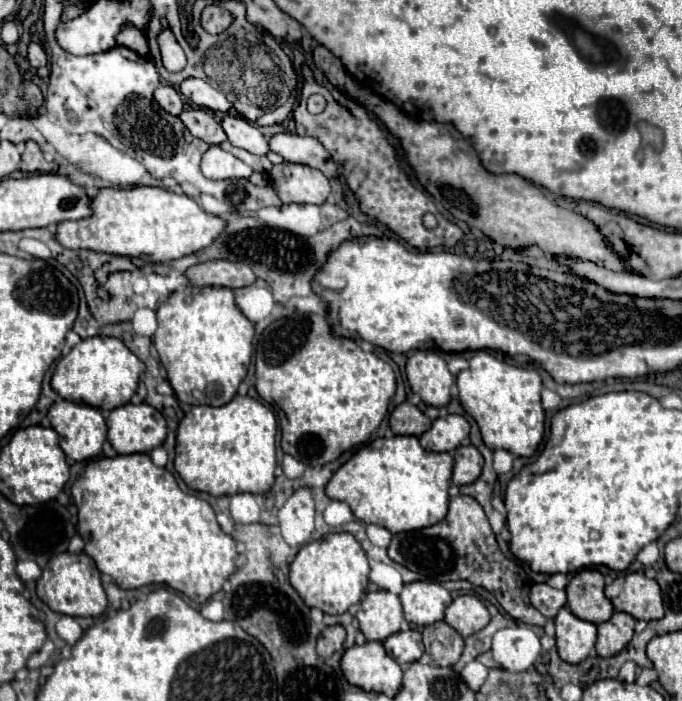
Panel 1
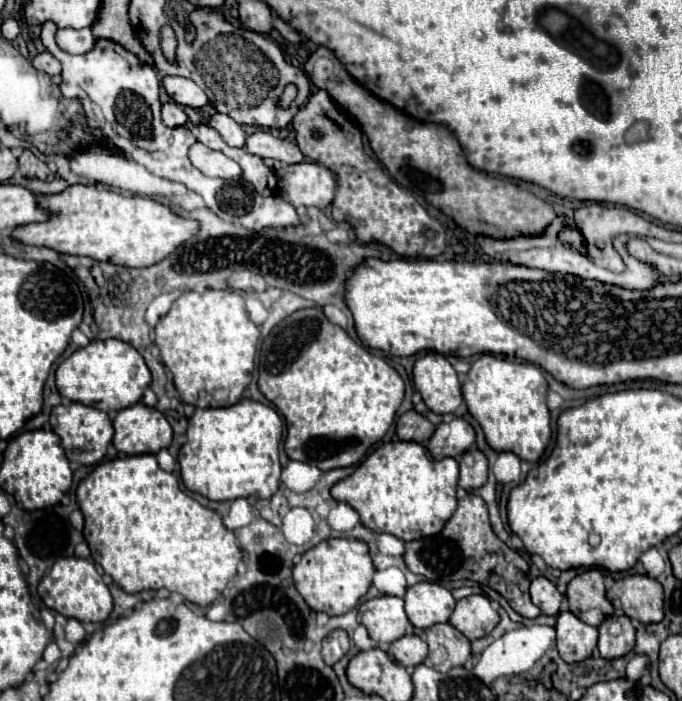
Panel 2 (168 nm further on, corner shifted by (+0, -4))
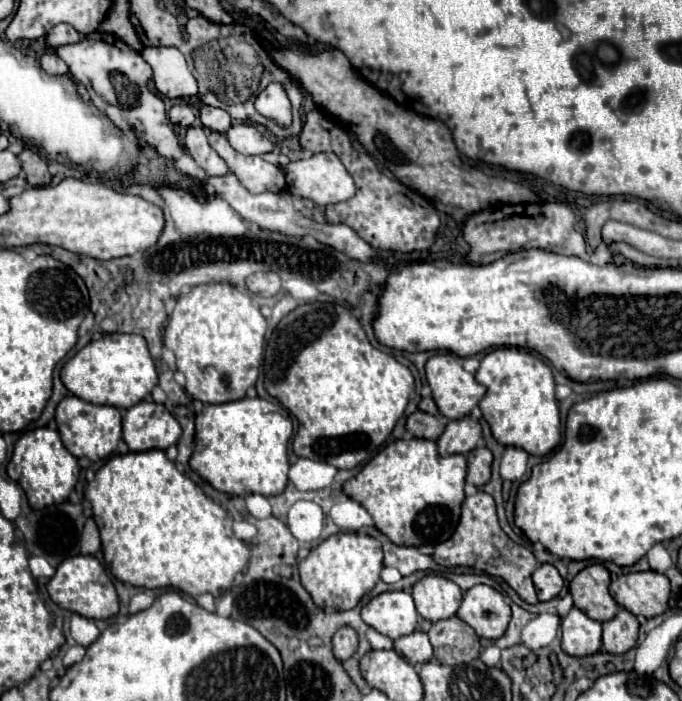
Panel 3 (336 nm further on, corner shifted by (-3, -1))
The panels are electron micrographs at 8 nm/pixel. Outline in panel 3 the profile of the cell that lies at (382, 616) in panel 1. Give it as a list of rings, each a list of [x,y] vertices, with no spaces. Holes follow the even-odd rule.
[[[386,591],[362,607],[362,619],[378,633],[398,639],[418,629],[418,613],[412,595],[406,591]]]

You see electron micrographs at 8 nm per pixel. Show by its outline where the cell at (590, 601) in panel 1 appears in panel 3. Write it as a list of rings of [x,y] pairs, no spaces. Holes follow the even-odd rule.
[[[594,563],[582,569],[570,581],[570,595],[574,599],[574,607],[584,611],[594,621],[610,621],[618,613],[618,605],[608,593],[610,573],[604,565]]]

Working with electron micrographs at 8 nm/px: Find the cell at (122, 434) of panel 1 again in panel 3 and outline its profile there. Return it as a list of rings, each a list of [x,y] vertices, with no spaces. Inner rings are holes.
[[[140,401],[122,417],[122,439],[130,451],[166,449],[180,439],[180,425],[164,405]]]

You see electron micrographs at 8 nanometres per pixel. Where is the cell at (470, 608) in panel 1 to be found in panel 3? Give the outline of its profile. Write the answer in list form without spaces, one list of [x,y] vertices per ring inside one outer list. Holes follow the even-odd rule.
[[[474,585],[466,591],[456,615],[484,639],[502,637],[510,623],[510,607],[506,605],[502,593],[488,585]]]

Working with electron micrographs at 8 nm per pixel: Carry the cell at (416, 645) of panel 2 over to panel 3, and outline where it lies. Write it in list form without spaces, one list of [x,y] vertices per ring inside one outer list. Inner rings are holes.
[[[414,631],[410,635],[404,635],[394,641],[394,651],[400,653],[408,663],[426,663],[432,659],[432,645],[428,641],[428,635],[422,631]]]

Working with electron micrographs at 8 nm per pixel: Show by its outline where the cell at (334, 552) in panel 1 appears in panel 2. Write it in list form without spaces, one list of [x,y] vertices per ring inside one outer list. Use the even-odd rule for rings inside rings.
[[[331,538],[309,548],[301,562],[293,568],[293,582],[301,592],[303,600],[315,610],[329,616],[339,616],[353,610],[361,596],[367,594],[375,566],[369,554],[369,546],[355,538]]]

